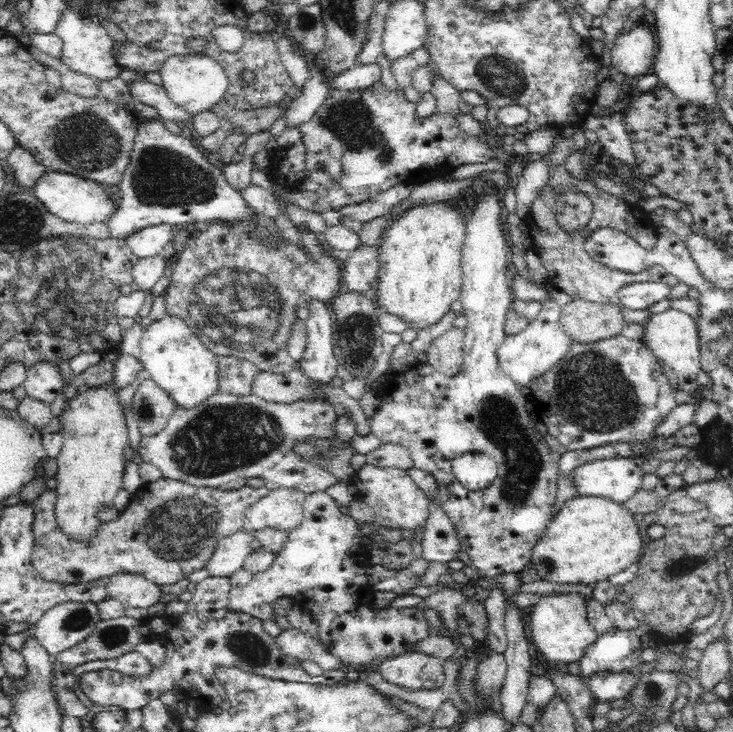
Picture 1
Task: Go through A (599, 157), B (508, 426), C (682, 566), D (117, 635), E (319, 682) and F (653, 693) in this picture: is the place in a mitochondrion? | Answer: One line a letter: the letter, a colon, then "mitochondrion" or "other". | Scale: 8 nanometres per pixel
A: other
B: mitochondrion
C: mitochondrion
D: mitochondrion
E: other
F: mitochondrion

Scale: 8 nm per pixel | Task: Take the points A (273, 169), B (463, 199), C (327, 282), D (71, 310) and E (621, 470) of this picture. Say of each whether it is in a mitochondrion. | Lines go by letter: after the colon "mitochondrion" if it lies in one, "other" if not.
A: other
B: other
C: other
D: mitochondrion
E: other

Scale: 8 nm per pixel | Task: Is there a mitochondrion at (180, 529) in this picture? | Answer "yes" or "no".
yes

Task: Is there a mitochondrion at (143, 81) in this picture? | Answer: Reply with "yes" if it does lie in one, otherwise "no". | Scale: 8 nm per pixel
no

